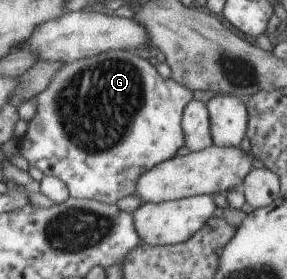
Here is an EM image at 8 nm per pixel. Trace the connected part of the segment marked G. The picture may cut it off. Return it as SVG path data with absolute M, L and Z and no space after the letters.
M108 51L108 53L101 53L98 56L89 58L82 58L73 62L67 62L62 66L60 71L57 71L48 85L48 89L44 93L40 93L33 97L34 103L37 105L37 112L35 116L27 123L27 130L23 138L19 151L21 155L28 161L31 167L36 167L45 176L58 177L68 185L70 195L75 198L85 200L98 200L108 204L115 204L123 197L134 195L138 181L144 173L152 171L154 167L158 167L165 161L174 159L176 153L184 147L186 139L184 137L183 129L183 115L187 105L194 99L194 93L187 86L182 85L181 82L169 78L162 77L158 73L157 65L152 65L150 59L144 59L134 51Z

